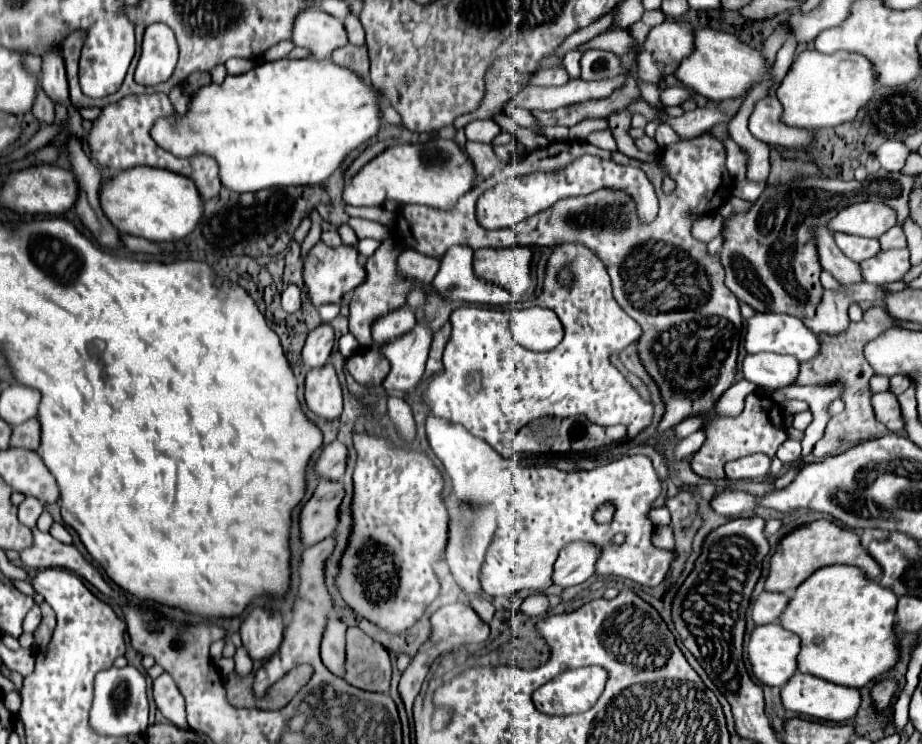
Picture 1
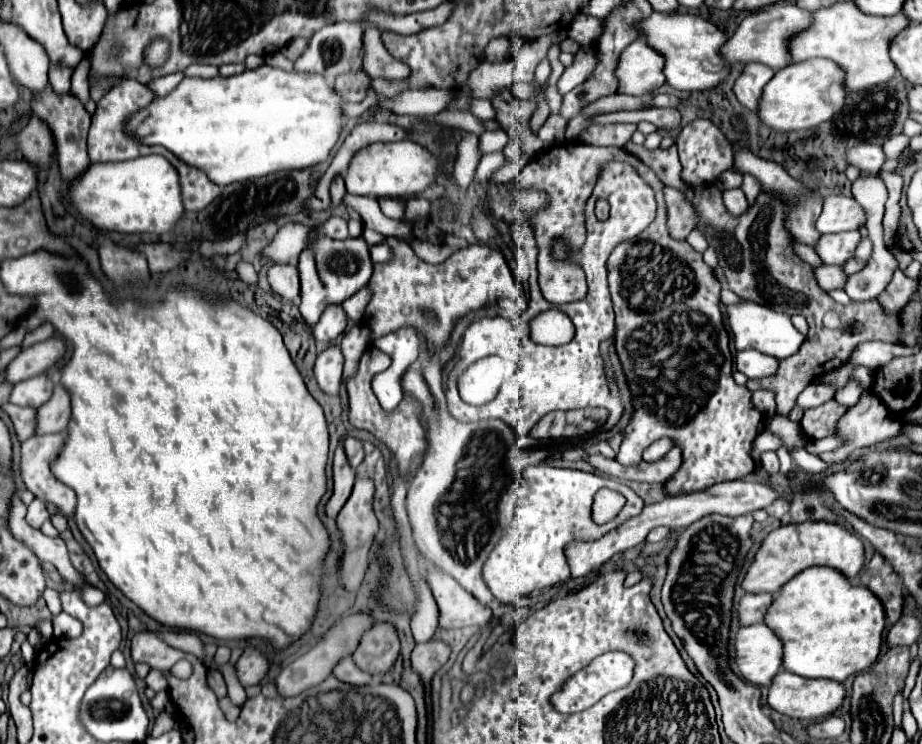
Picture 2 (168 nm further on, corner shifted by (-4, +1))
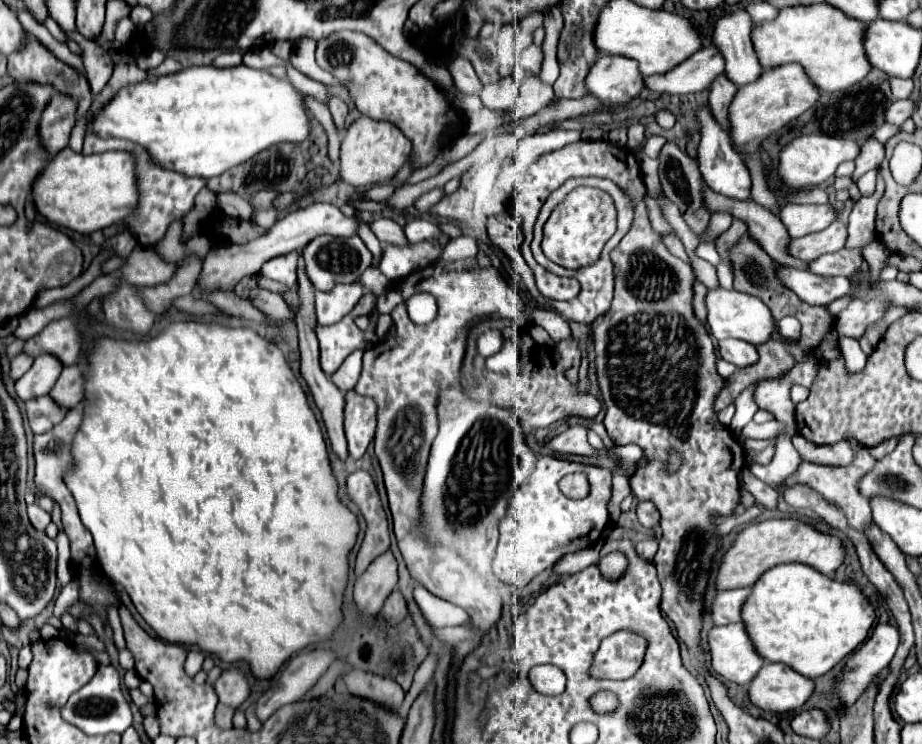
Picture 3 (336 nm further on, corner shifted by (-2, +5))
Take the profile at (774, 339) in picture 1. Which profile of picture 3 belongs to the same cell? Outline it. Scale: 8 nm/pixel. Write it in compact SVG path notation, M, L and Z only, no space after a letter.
M718 287L718 289L708 291L706 305L708 305L710 335L718 341L732 337L732 339L742 339L742 341L758 347L758 345L770 341L778 329L776 321L772 317L772 311L768 311L768 307L760 299L756 299L754 295L748 295L748 293L738 293L738 291L728 291L728 289Z

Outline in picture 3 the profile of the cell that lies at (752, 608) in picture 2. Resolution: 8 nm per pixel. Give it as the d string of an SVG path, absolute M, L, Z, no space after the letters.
M732 589L718 591L712 607L712 619L716 625L728 625L740 621L740 605L748 597L750 589Z

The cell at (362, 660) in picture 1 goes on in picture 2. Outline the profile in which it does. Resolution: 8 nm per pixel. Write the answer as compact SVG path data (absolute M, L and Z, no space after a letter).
M376 623L360 641L352 659L370 675L386 673L400 653L400 639L392 623Z

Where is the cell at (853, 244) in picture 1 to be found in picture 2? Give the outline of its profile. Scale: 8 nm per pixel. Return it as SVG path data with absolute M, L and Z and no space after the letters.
M858 231L820 235L820 239L814 245L814 251L822 259L822 263L840 265L840 263L846 263L846 259L850 259L858 241L860 241Z

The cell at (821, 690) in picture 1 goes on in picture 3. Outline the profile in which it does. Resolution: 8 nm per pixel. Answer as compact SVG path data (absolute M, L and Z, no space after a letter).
M766 663L750 683L750 701L774 713L798 711L814 693L814 681L782 663Z

